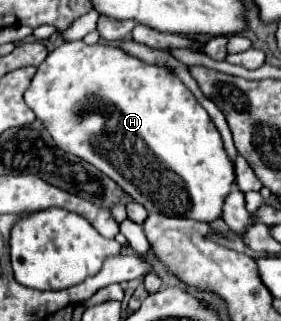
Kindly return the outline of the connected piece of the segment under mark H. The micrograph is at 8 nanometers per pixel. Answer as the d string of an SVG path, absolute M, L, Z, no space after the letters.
M82 40L68 42L68 44L58 46L54 52L50 52L48 58L38 66L38 72L34 74L34 78L30 80L30 86L24 92L24 102L30 106L30 110L36 114L36 118L46 126L46 130L50 132L52 140L56 142L56 146L60 150L74 154L74 156L90 162L92 166L96 166L100 172L108 174L120 188L126 190L126 194L130 194L148 212L156 212L156 214L164 214L164 216L178 216L178 218L192 218L192 220L198 220L198 222L212 222L212 220L220 218L224 198L232 190L234 166L230 164L230 160L224 152L220 132L216 130L208 112L198 104L194 94L170 70L146 64L140 58L130 56L124 50L120 50L118 46L112 46L112 44L92 44L92 46L88 46Z

